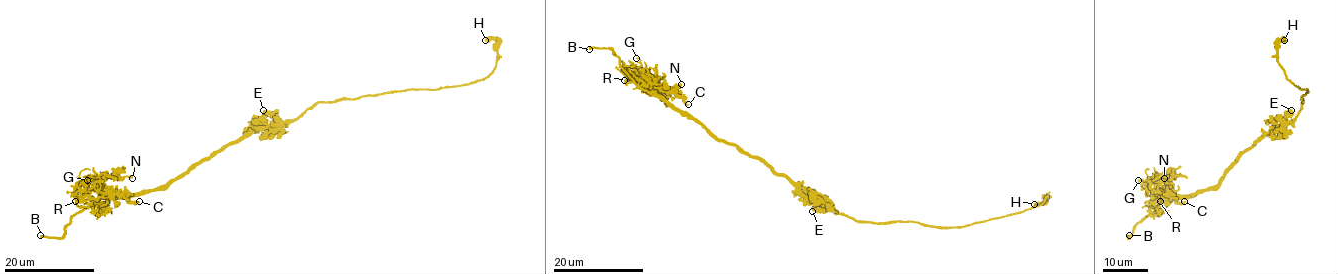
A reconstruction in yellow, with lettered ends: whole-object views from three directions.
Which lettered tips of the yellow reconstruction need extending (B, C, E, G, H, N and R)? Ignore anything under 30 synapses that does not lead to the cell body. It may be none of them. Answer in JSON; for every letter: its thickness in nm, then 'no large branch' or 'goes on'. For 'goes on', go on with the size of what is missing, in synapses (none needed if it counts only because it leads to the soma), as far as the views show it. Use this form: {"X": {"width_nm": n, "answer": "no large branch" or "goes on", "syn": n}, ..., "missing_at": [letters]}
{"B": {"width_nm": 360, "answer": "goes on"}, "C": {"width_nm": 280, "answer": "no large branch"}, "E": {"width_nm": 400, "answer": "no large branch"}, "G": {"width_nm": 150, "answer": "no large branch"}, "H": {"width_nm": 440, "answer": "no large branch"}, "N": {"width_nm": 280, "answer": "no large branch"}, "R": {"width_nm": 150, "answer": "no large branch"}, "missing_at": ["B"]}

